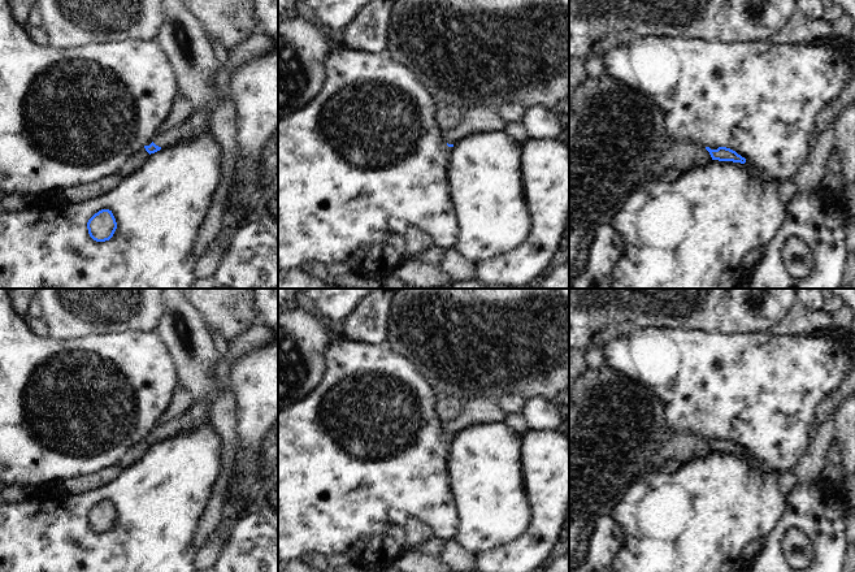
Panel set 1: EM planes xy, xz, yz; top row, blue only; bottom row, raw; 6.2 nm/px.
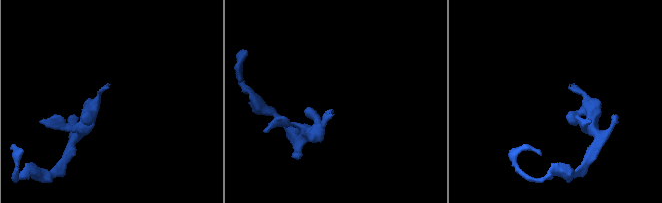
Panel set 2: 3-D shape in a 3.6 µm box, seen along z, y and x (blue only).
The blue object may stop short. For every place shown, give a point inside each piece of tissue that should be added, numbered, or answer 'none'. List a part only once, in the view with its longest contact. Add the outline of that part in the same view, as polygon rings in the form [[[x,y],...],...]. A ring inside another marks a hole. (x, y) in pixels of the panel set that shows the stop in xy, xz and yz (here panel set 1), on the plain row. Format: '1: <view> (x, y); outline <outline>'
1: xy (196, 415); outline [[[209,399],[192,400],[188,410],[181,416],[162,422],[152,433],[161,439],[170,439],[185,430],[194,430],[208,422]]]

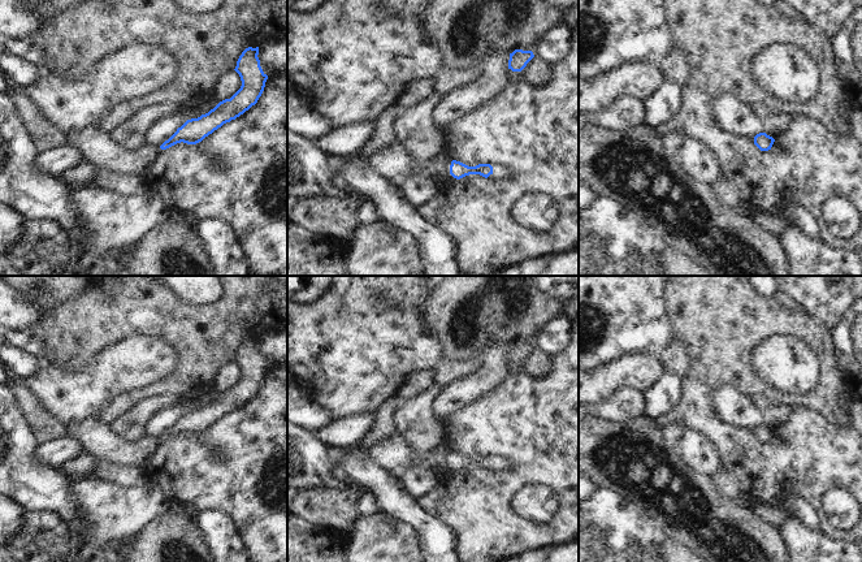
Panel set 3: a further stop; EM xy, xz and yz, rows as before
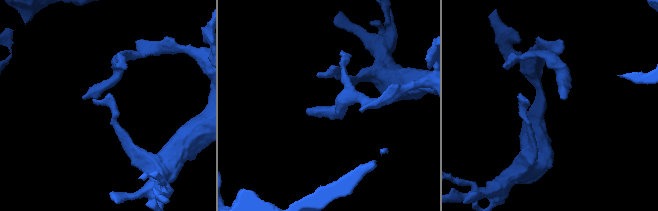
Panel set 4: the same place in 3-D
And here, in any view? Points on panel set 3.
1: xz (441, 454); outline [[[441,444],[434,449],[432,455],[428,459],[428,467],[436,466],[441,463],[450,463],[451,450],[447,448],[446,444]]]

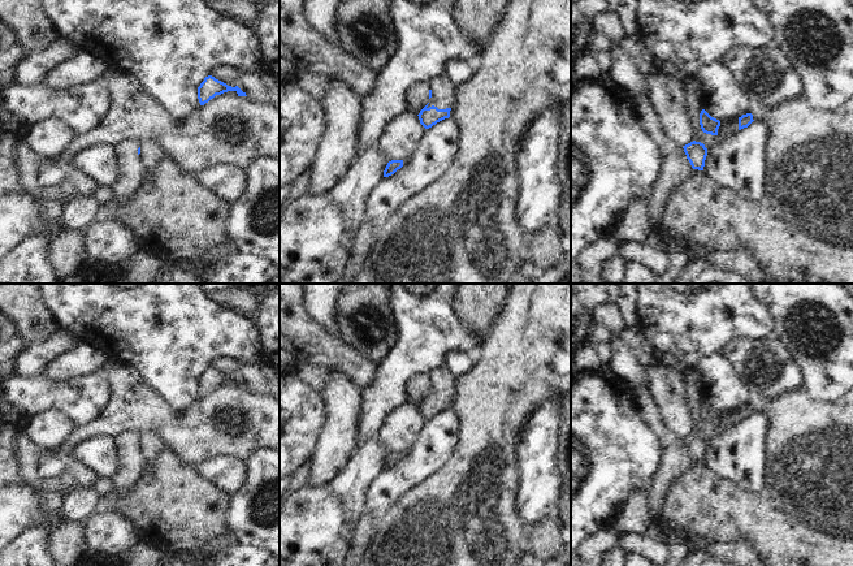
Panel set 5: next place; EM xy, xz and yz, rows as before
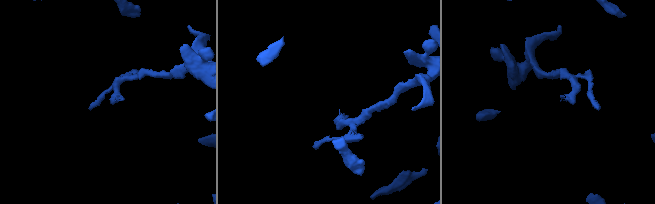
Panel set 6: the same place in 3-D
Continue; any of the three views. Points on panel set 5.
1: xz (442, 379); outline [[[445,366],[434,368],[429,372],[432,389],[426,399],[434,397],[438,401],[451,399],[454,396],[455,375]]]

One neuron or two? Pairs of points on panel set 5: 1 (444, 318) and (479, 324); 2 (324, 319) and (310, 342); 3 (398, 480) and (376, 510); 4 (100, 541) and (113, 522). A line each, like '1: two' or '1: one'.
1: two
2: two
3: one
4: one

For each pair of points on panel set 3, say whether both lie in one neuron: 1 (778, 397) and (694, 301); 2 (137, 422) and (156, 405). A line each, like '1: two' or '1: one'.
1: one
2: one

